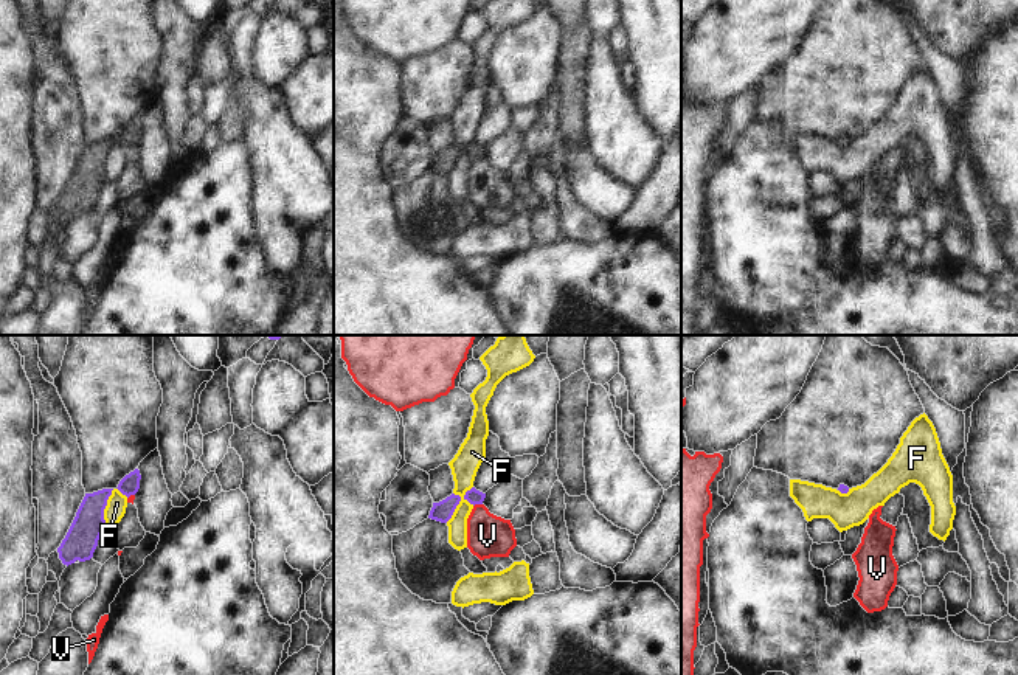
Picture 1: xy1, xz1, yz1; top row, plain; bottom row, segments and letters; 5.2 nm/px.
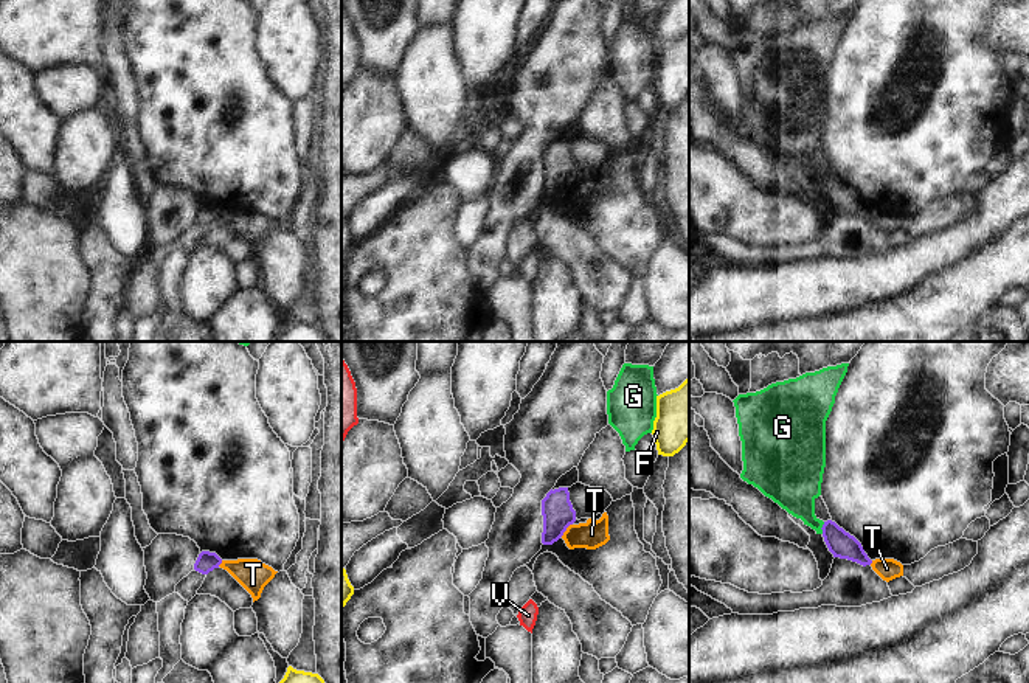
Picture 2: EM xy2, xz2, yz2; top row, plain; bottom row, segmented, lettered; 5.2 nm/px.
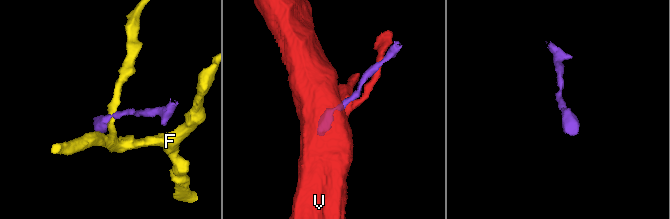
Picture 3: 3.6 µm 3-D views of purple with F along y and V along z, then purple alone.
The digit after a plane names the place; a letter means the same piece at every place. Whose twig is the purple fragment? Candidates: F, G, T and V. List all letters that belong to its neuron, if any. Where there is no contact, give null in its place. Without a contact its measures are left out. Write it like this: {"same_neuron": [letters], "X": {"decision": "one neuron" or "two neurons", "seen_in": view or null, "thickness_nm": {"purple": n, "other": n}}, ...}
{"same_neuron": ["G"], "F": {"decision": "two neurons", "seen_in": "xz1", "thickness_nm": {"purple": 110, "other": 140}}, "G": {"decision": "one neuron", "seen_in": "yz2", "thickness_nm": {"purple": 140, "other": 240}}, "T": {"decision": "two neurons", "seen_in": "xz2", "thickness_nm": {"purple": 160, "other": 140}}, "V": {"decision": "two neurons", "seen_in": "xz1", "thickness_nm": {"purple": 80, "other": 220}}}

